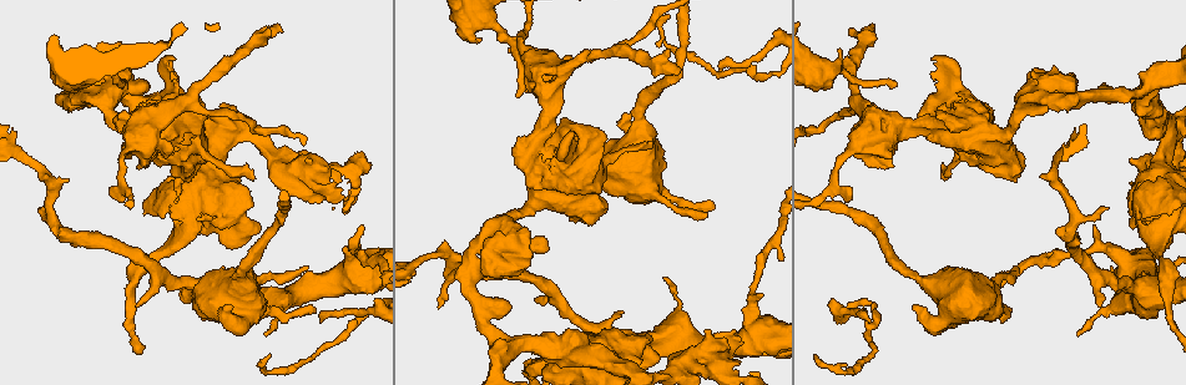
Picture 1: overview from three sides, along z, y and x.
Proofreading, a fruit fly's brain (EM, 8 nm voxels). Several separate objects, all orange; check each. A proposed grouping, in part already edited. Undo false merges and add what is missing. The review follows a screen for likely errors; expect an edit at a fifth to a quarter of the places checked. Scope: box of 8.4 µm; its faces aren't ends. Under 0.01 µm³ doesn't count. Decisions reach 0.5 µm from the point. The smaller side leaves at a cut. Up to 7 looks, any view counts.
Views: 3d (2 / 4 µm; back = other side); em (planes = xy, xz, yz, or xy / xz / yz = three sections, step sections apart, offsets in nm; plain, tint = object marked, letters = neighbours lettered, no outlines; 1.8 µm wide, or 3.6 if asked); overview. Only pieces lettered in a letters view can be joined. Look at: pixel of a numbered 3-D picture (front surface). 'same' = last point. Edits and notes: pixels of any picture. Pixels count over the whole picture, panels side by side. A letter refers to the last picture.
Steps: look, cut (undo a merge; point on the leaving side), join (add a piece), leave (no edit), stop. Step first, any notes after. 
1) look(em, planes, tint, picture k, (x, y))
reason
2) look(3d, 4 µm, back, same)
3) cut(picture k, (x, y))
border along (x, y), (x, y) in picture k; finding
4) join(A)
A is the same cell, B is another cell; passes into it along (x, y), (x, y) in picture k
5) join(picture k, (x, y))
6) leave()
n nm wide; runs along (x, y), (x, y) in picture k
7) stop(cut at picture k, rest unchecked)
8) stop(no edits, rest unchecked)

look(em, 3.6 µm, planes, letters, picture 1, (647, 191))
abrupt turn

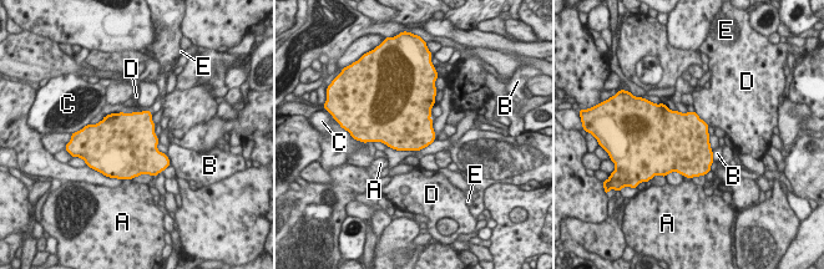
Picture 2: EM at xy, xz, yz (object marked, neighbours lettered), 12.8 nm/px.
leave()
650 nm wide; A, B, C, D and E are other cells; border along (696, 111), (708, 126) in picture 2; continuous, no second cell

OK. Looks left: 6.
look(em, planes, plain, picture 1, (749, 64))
sudden change in width

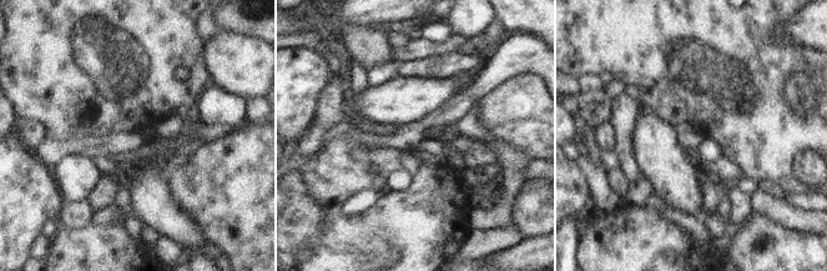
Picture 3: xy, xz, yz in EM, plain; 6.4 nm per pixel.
look(em, planes, letters, same)

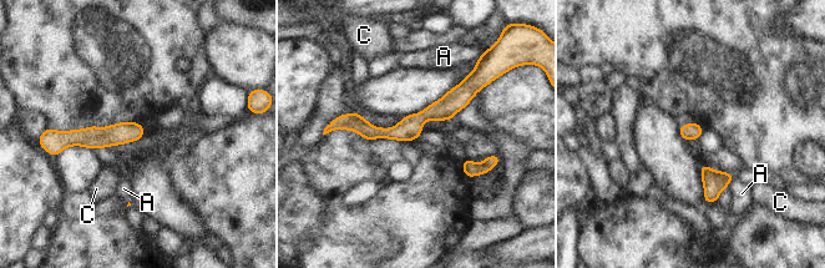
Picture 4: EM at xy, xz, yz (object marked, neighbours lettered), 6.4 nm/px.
leave()
A and C are other cells; border along (734, 177), (728, 186) in picture 4; all the same cell

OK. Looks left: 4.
look(3d, 2 µm, picture 1, (271, 301))
thick turns thin

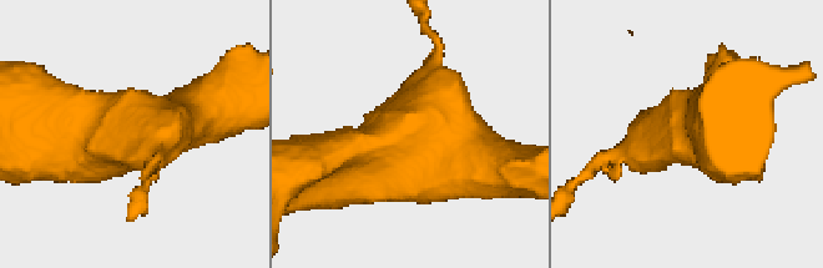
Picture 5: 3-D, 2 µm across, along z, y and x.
look(em, planes, plain, picture 5, (404, 141))
now the EM

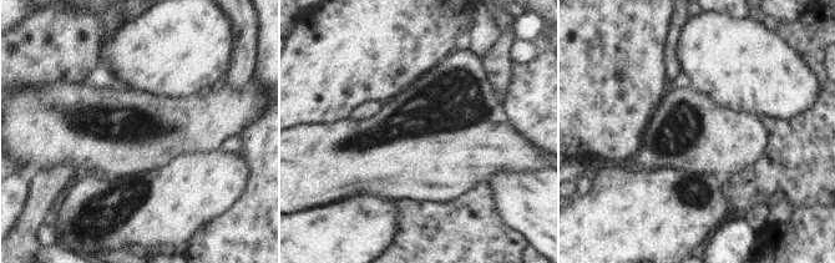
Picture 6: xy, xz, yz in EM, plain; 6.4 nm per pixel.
look(em, planes, letters, same)
see the neighbours

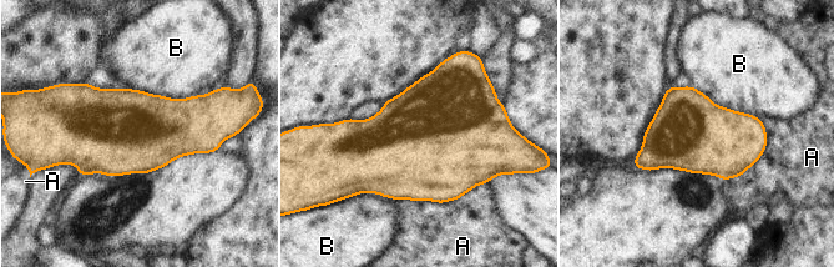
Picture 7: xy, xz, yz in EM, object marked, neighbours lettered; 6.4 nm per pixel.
leave()
A and B are other cells; border along (691, 85), (762, 121) in picture 7; continuous, no second cell

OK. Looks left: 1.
stop(no edits, rest unchecked)

